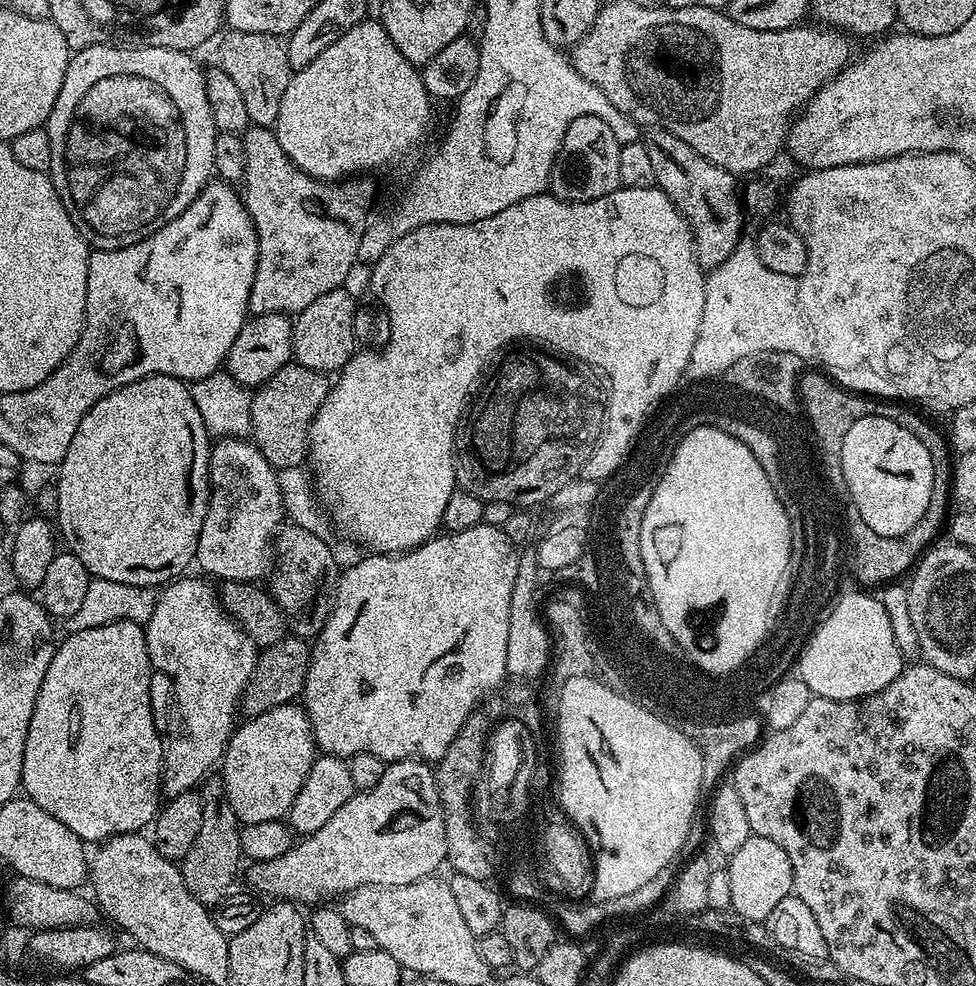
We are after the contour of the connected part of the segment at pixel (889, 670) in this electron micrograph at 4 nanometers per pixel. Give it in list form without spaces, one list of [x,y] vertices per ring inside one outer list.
[[[852,592],[849,596],[841,595],[836,603],[832,606],[832,611],[828,613],[827,618],[822,622],[822,630],[819,634],[815,635],[815,641],[810,642],[810,646],[805,648],[800,653],[798,661],[798,675],[802,682],[806,682],[806,686],[812,691],[813,696],[821,696],[822,698],[834,698],[835,700],[861,700],[863,696],[872,696],[875,692],[881,692],[886,686],[890,686],[890,682],[894,682],[894,678],[898,678],[900,673],[906,667],[906,656],[903,654],[895,641],[894,632],[891,630],[890,618],[887,616],[881,604],[881,601],[874,595],[867,596],[864,592]]]

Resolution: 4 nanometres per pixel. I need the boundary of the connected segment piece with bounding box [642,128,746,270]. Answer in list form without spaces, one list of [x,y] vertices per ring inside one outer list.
[[[661,128],[647,129],[642,141],[654,166],[656,184],[688,217],[692,235],[696,238],[696,255],[700,258],[700,267],[711,270],[722,266],[722,262],[726,262],[726,258],[730,258],[730,254],[734,254],[742,242],[743,236],[740,235],[744,232],[746,209],[738,188],[736,192],[737,177],[722,170],[722,166],[714,166],[714,162],[702,158],[698,150],[686,146],[682,138]]]

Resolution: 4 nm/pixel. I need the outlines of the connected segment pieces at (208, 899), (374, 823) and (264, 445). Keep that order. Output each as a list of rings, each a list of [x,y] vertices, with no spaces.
[[[208,778],[199,789],[202,802],[202,826],[198,829],[198,838],[194,838],[194,846],[190,846],[190,854],[179,861],[178,867],[186,882],[186,890],[198,898],[205,908],[212,910],[221,904],[233,891],[236,871],[240,868],[242,853],[240,851],[240,819],[234,814],[234,806],[230,806],[228,795],[224,789],[223,779]]]
[[[419,758],[397,760],[385,767],[378,786],[357,791],[350,802],[341,806],[334,818],[322,826],[322,830],[299,839],[286,854],[282,854],[282,858],[249,863],[247,887],[261,897],[272,896],[268,898],[276,902],[316,906],[331,901],[328,900],[331,896],[343,898],[347,892],[367,884],[406,886],[410,882],[418,882],[433,875],[436,867],[440,863],[443,865],[447,858],[446,822],[433,765]]]
[[[290,362],[286,366],[282,366],[282,370],[278,370],[278,374],[274,374],[274,378],[270,378],[252,392],[252,405],[250,406],[252,430],[250,436],[256,448],[266,458],[266,462],[270,462],[273,468],[279,470],[281,468],[298,467],[305,463],[310,452],[312,419],[318,414],[322,402],[326,402],[332,385],[333,381],[330,379],[329,373],[310,370],[310,366]]]

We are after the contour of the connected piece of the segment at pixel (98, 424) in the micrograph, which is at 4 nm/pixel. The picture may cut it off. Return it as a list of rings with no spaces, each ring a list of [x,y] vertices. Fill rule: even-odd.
[[[147,376],[141,380],[130,382],[126,386],[122,386],[118,390],[114,390],[110,394],[106,394],[106,398],[102,398],[98,403],[88,411],[86,418],[82,418],[82,422],[78,422],[78,430],[74,430],[74,438],[70,438],[70,450],[66,450],[66,458],[59,464],[58,472],[60,472],[60,481],[54,484],[56,490],[56,506],[54,509],[58,525],[59,535],[66,543],[67,551],[73,552],[78,558],[82,558],[82,566],[86,566],[89,576],[97,580],[105,580],[106,582],[122,582],[130,586],[138,586],[139,588],[159,589],[161,586],[183,577],[189,571],[188,563],[191,565],[196,559],[196,551],[198,550],[198,534],[202,534],[202,522],[206,518],[206,510],[208,509],[208,453],[210,451],[210,433],[206,430],[206,426],[202,422],[202,414],[198,414],[198,406],[194,406],[194,398],[192,397],[192,389],[183,380],[176,380],[173,376]]]

